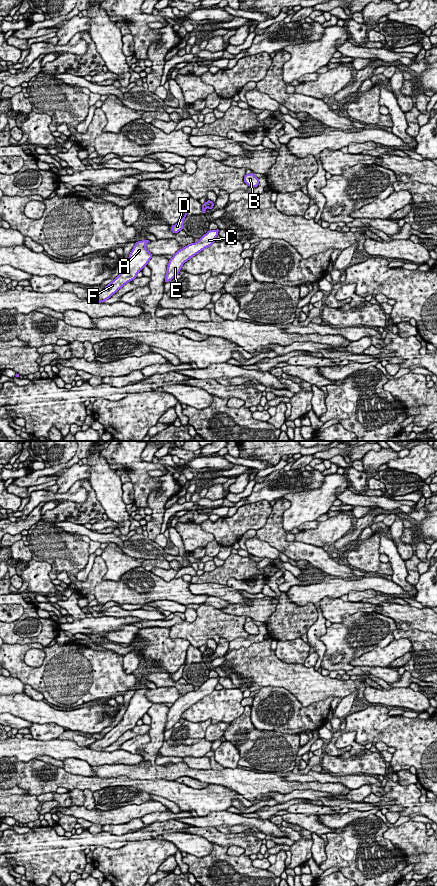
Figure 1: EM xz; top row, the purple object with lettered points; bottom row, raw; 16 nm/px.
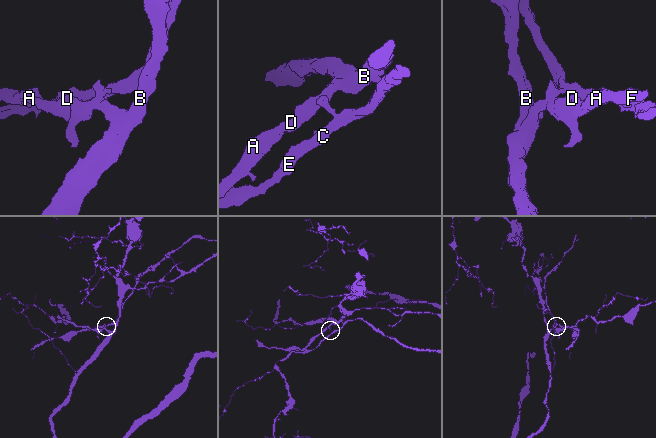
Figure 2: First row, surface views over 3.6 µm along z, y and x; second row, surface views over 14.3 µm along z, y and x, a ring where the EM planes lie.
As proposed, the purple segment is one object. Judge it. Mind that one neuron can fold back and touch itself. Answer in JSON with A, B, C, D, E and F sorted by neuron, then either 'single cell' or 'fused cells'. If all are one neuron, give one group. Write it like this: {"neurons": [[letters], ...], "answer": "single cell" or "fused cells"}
{"neurons": [["A", "B", "D", "F"], ["C", "E"]], "answer": "fused cells"}

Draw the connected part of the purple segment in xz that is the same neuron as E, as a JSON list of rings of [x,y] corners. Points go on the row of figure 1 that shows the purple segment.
[[[219,228],[217,230],[209,230],[199,239],[198,242],[188,244],[181,250],[178,250],[169,260],[164,282],[166,283],[171,281],[176,275],[179,274],[181,267],[185,262],[205,248],[211,246],[215,242],[219,230]]]

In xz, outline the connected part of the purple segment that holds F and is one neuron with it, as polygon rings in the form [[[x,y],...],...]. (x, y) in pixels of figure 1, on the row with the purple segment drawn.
[[[148,239],[135,242],[128,260],[120,274],[112,282],[105,286],[101,292],[96,292],[94,295],[90,296],[90,301],[98,303],[105,302],[126,283],[137,277],[137,273],[148,264],[149,260],[153,256],[145,247],[148,242],[150,242]]]

